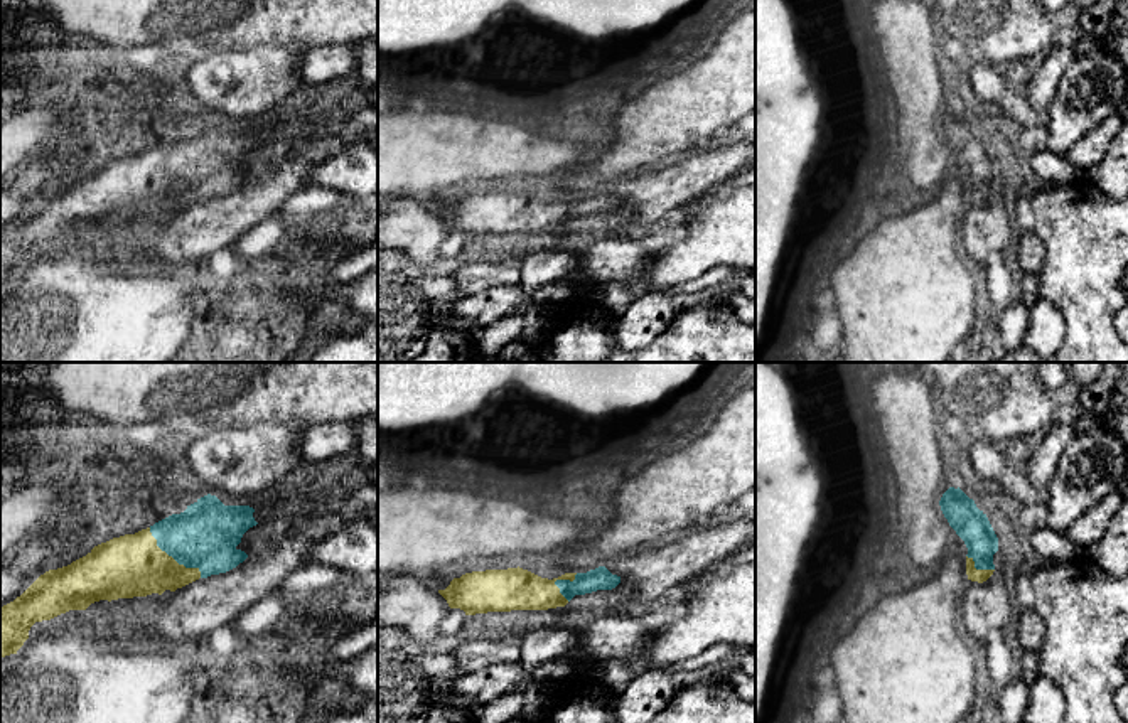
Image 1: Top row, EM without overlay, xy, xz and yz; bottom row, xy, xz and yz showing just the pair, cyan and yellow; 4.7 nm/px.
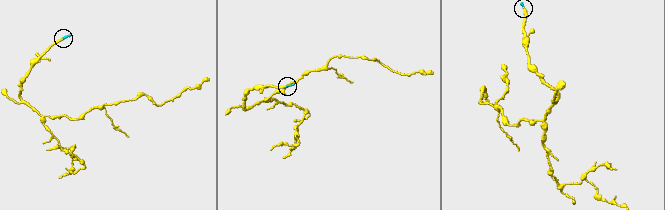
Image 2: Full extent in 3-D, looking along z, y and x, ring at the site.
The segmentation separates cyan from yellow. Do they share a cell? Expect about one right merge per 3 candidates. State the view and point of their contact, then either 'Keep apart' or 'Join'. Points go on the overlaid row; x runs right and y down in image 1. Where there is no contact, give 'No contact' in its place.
Touches cyan at xy (172, 556). Join

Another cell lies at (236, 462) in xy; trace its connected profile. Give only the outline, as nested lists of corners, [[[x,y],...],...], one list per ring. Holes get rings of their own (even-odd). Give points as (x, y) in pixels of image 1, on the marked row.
[[[307,421],[211,426],[180,443],[187,469],[204,494],[243,497],[280,482],[303,465],[298,436]]]

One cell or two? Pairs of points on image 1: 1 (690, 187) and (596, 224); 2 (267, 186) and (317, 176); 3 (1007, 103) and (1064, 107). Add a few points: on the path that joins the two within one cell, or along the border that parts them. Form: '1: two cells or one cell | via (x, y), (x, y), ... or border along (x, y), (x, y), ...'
1: one cell | via (666, 187), (653, 192), (636, 209), (619, 218)
2: two cells | border along (339, 152), (314, 164), (309, 169), (309, 182)
3: two cells | border along (1044, 113), (1046, 125)

